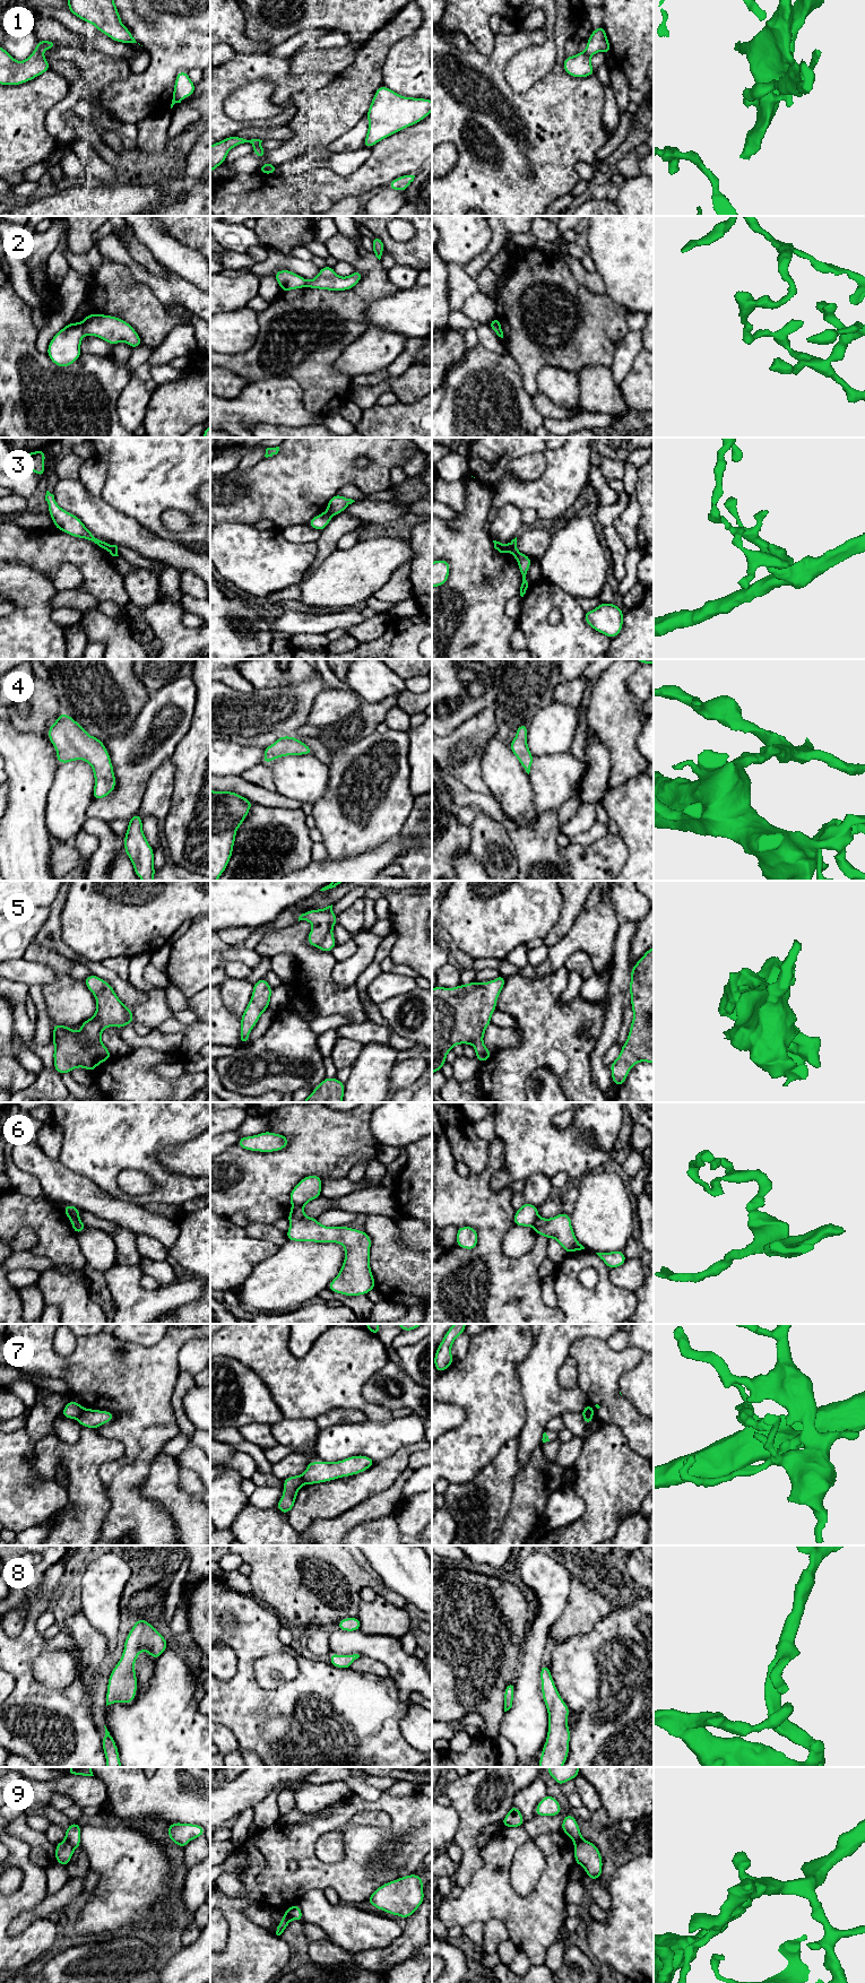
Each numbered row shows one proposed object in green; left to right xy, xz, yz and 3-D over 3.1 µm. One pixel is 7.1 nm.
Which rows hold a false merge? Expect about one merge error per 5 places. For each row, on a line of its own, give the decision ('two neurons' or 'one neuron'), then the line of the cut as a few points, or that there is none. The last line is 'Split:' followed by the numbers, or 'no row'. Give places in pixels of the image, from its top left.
1: one neuron | no cut
2: two neurons | xy (80, 323), (85, 334)
3: two neurons | xz (327, 510), (332, 514)
4: one neuron | no cut
5: one neuron | no cut
6: two neurons | xz (293, 1205), (302, 1206)
7: two neurons | yz (582, 1411), (593, 1417)
8: one neuron | no cut
9: two neurons | xy (66, 1838), (74, 1849)
Split: 2, 3, 6, 7, 9

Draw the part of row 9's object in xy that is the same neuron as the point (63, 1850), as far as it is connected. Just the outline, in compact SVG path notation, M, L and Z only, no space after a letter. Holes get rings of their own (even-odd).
M67 1839L58 1843L55 1845L55 1862L67 1867L73 1855L73 1851L75 1848Z

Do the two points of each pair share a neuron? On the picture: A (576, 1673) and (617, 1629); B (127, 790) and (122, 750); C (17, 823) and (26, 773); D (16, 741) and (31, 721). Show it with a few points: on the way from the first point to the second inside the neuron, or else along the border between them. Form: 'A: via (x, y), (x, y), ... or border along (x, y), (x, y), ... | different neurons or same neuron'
A: via (587, 1662), (608, 1641) | same neuron
B: via (127, 780), (127, 767), (123, 760) | same neuron
C: via (25, 811), (26, 786) | same neuron
D: border along (11, 721), (17, 730), (34, 732), (46, 741) | different neurons

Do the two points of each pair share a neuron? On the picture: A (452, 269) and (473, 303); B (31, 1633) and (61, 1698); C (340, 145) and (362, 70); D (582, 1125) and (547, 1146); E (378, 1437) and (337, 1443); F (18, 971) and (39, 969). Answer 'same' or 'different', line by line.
A: different
B: same
C: different
D: same
E: same
F: same

